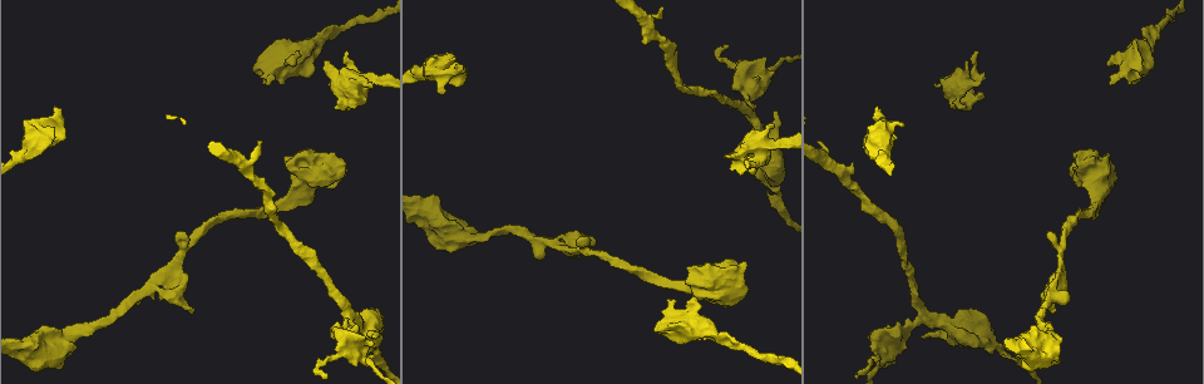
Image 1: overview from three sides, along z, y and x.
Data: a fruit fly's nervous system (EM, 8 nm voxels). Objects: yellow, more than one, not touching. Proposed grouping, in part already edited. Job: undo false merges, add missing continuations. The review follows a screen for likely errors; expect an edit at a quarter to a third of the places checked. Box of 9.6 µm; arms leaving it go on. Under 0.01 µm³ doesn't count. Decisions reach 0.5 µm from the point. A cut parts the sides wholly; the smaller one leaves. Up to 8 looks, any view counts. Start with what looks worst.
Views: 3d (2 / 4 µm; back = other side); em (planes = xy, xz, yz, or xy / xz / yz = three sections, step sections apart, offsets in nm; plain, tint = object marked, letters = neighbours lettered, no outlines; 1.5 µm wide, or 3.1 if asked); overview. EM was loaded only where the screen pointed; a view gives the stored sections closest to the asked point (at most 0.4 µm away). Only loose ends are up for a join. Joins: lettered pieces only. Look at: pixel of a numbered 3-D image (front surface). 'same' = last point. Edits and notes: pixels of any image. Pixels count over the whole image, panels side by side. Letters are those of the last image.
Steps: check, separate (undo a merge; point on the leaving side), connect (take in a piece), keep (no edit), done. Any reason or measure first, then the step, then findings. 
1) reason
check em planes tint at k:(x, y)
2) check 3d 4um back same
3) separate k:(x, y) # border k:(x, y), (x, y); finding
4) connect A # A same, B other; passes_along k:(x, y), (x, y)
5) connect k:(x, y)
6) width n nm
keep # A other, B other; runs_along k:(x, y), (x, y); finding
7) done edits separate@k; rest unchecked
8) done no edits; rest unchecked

check 3d 4um back at 1:(61, 110)

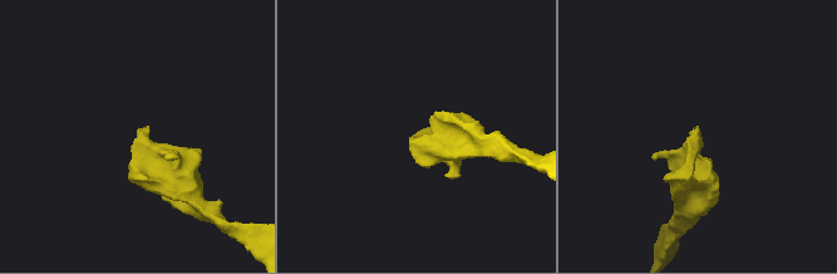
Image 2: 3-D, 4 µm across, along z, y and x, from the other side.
need the tissue
check em planes letters at 2:(421, 134)

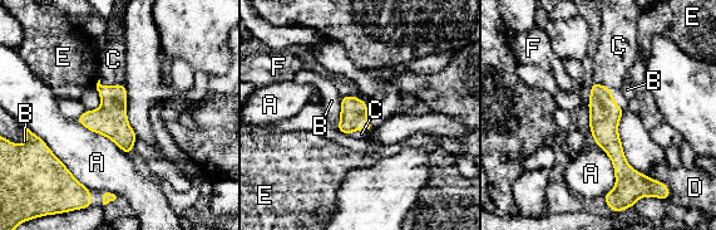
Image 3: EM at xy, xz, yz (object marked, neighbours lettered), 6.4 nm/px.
connect 3:(616, 53) # A other, B other, C same, D other, E other, F other; it goes on there

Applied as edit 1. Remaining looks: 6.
sudden change in width
check em planes letters at 1:(926, 315)

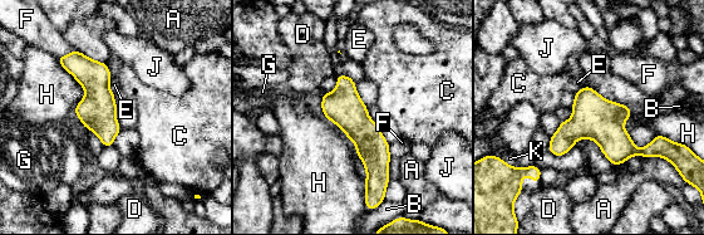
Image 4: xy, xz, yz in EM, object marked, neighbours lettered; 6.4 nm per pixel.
width 240 nm; longest_contact H 380 nm
keep # A other, B other, C other, D other, E other, F other, G other, H other, J other, K other; continuous, no second neuron

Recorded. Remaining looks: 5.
a fork
check 3d 4um at 1:(1059, 249)

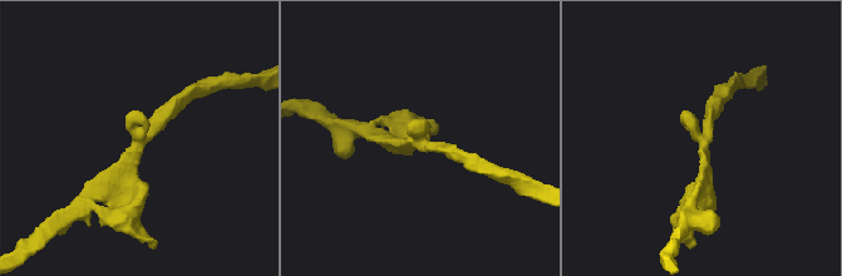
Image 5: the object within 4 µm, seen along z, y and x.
need the tissue
check em planes letters at 5:(141, 137)

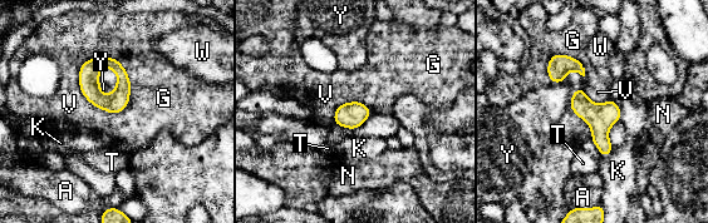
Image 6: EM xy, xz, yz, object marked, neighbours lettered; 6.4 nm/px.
longest_contact G 400 nm
keep # A other, G other, K other, N other, T other, V other, W other, Y other; all the same neuron

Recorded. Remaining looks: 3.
done edits connect@3; rest unchecked

